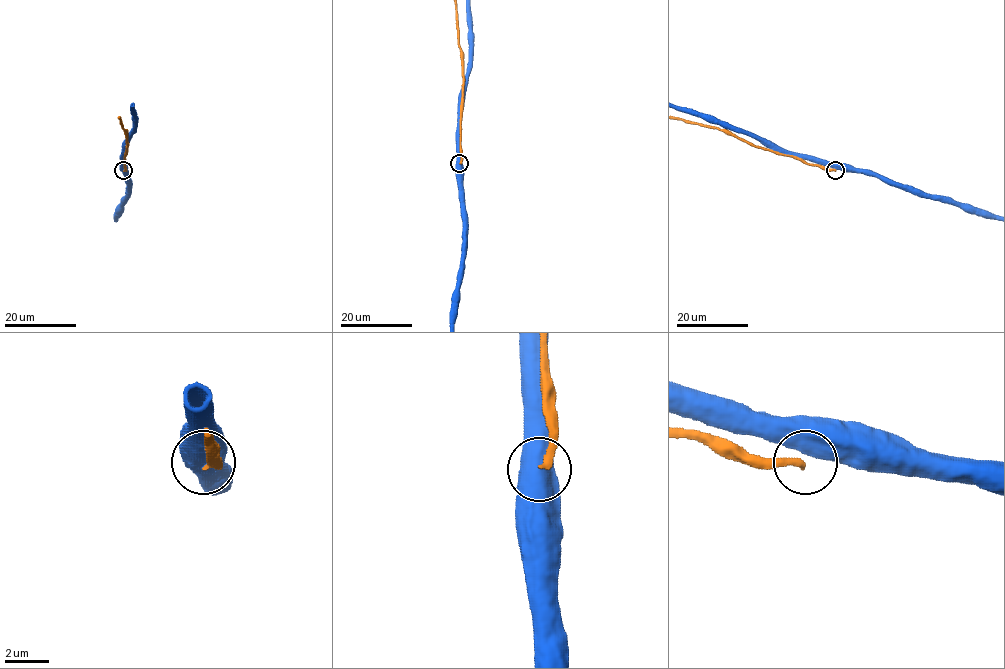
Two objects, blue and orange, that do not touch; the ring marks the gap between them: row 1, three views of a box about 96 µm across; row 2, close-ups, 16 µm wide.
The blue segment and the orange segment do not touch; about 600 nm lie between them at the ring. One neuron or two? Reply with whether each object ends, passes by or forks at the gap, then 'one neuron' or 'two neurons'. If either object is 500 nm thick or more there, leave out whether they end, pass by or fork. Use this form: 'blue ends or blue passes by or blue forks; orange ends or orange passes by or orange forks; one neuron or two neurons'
two neurons

